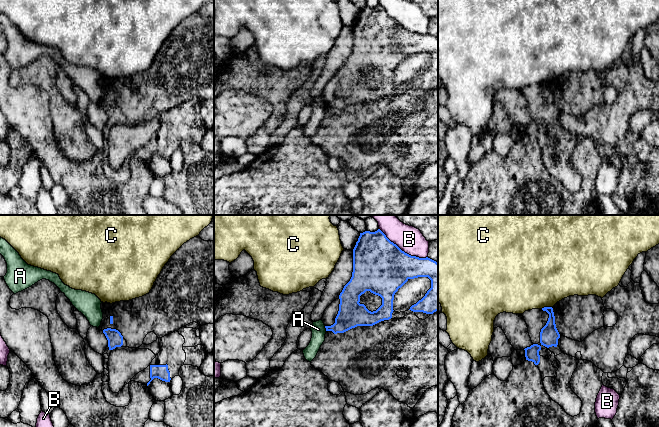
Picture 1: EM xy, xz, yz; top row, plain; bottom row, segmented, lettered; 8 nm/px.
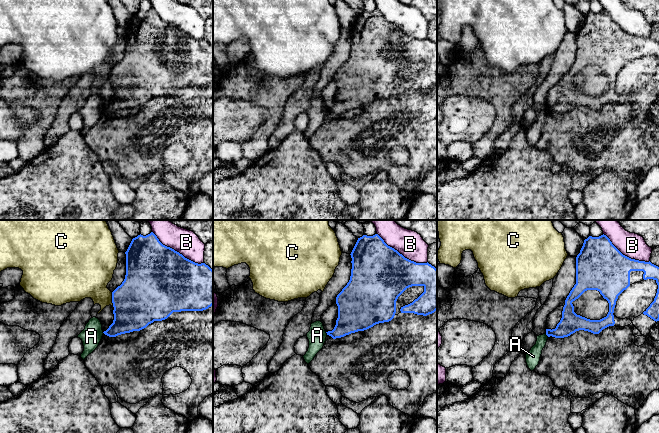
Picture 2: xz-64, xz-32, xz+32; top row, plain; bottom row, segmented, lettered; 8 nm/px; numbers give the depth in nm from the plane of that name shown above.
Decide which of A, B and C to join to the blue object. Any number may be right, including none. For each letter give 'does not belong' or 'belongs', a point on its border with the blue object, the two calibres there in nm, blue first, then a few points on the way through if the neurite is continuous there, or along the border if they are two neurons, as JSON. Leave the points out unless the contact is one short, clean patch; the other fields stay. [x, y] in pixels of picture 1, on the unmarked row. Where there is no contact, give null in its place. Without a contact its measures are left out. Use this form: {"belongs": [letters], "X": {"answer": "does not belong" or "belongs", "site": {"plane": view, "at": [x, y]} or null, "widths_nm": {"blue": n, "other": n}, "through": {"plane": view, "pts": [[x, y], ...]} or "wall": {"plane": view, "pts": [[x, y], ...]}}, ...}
{"belongs": [], "A": {"answer": "does not belong", "site": {"plane": "xz", "at": [325, 103]}, "widths_nm": {"blue": 220, "other": 120}, "wall": {"plane": "xz", "pts": [[324, 102], [326, 106]]}}, "B": {"answer": "does not belong", "site": {"plane": "xz", "at": [401, 26]}, "widths_nm": {"blue": 440, "other": 220}}, "C": {"answer": "does not belong", "site": {"plane": "yz", "at": [546, 83]}, "widths_nm": {"blue": 160, "other": 480}}}

